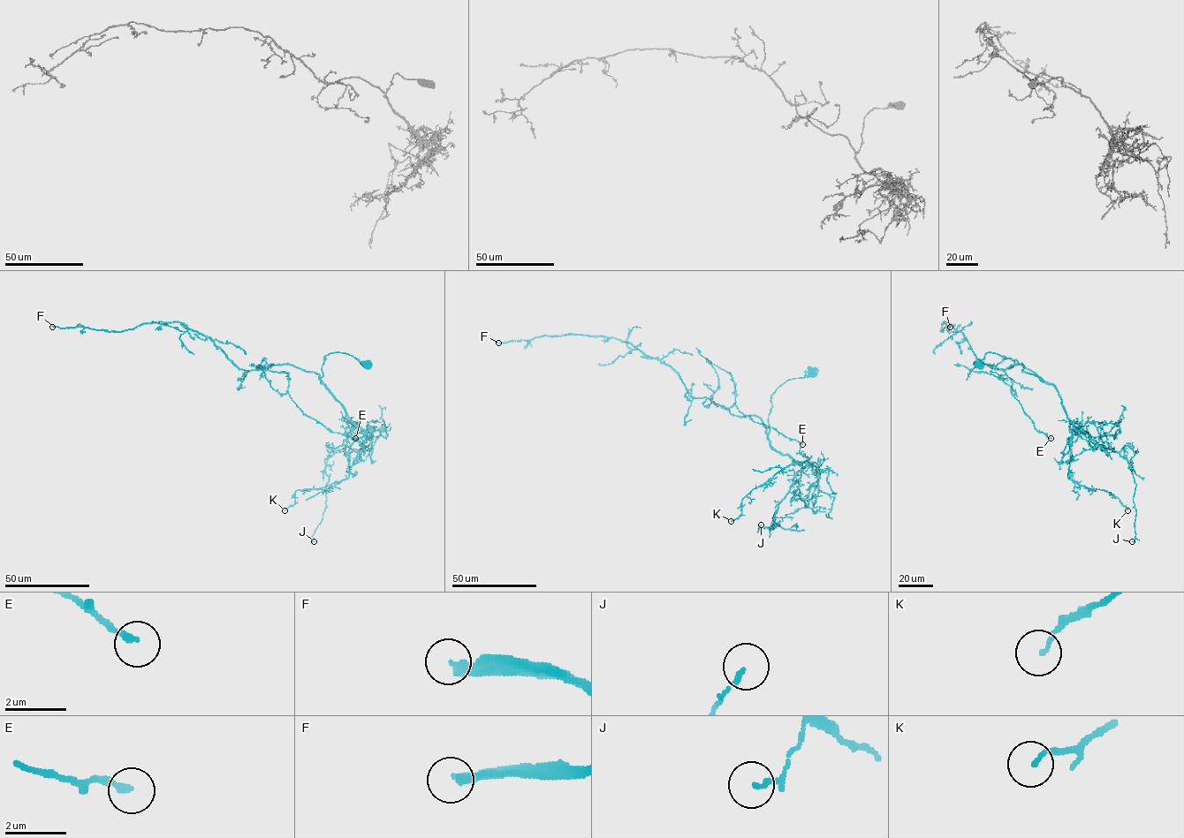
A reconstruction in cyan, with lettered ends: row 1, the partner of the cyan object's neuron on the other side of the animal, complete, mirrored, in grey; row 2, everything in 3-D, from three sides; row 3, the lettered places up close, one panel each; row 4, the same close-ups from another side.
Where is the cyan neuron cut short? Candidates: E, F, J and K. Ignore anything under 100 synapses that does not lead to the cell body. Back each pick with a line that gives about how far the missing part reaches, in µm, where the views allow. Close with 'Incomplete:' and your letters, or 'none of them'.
F: 140 µm
Incomplete: F

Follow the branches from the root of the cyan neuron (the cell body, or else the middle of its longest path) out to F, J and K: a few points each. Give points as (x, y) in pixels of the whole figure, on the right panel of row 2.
F: (978, 366), (995, 352), (1041, 378), (1021, 364), (1004, 371), (982, 363), (948, 321), (941, 330), (950, 327)
J: (978, 366), (988, 352), (1015, 359), (1053, 385), (1066, 418), (1079, 431), (1127, 460), (1136, 484), (1132, 541)
K: (978, 366), (986, 352), (995, 352), (1015, 359), (1051, 384), (1070, 422), (1067, 478), (1108, 492), (1127, 510)

